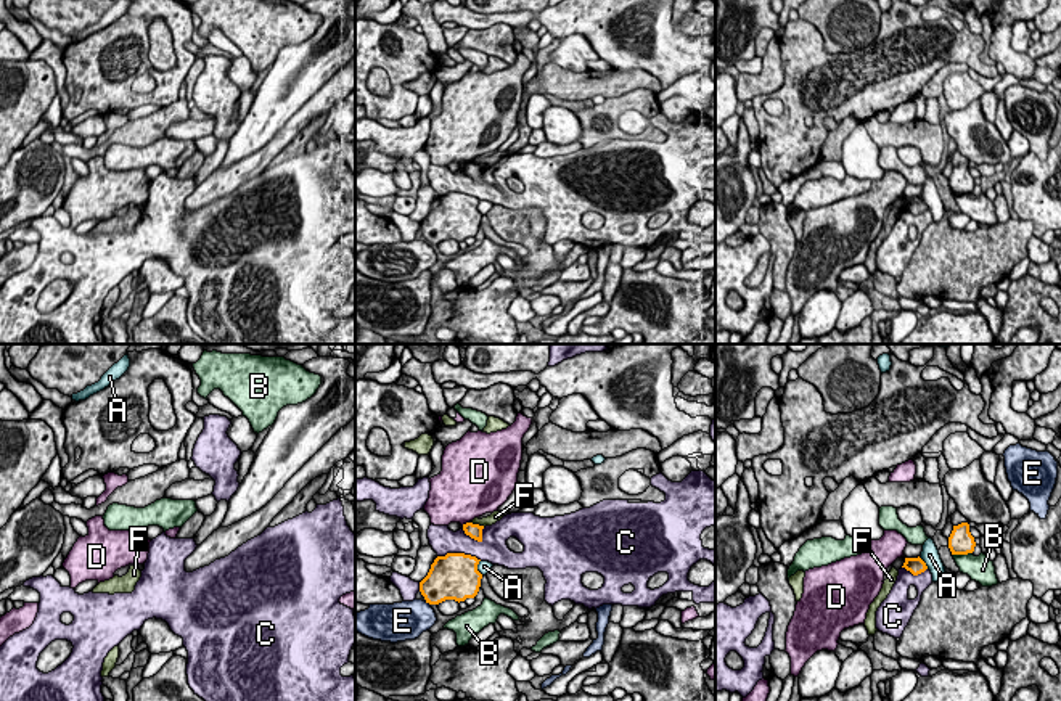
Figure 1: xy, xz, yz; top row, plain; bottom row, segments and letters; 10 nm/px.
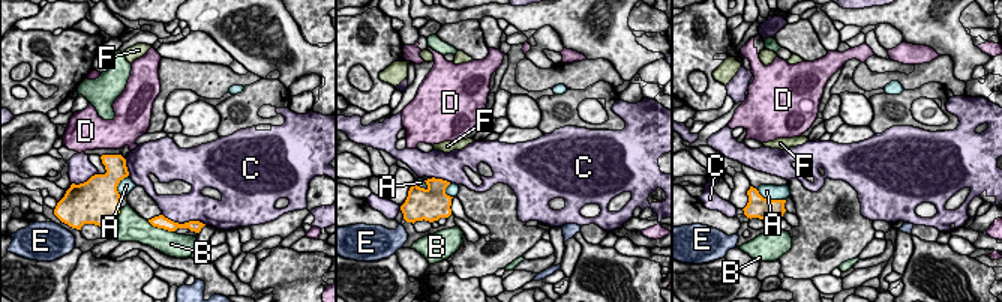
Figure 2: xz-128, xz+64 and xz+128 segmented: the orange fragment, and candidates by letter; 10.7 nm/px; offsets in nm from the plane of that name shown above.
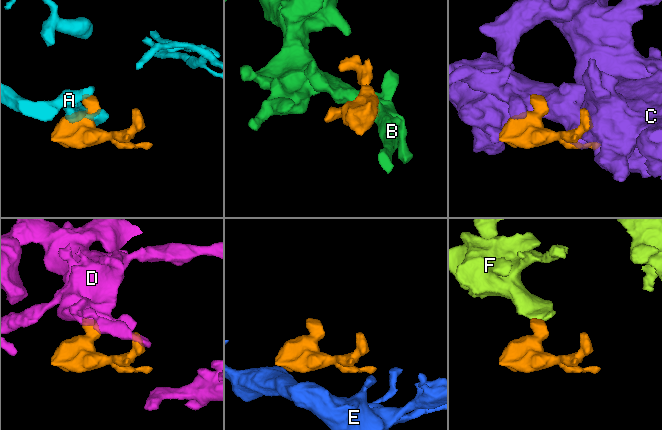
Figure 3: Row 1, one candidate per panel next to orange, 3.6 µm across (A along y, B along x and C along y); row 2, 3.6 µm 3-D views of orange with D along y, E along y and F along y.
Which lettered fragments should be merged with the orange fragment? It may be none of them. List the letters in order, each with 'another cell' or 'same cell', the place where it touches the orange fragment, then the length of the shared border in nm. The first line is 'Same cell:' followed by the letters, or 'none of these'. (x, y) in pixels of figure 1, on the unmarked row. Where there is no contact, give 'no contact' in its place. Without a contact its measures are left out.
Same cell: none of these
A: another cell | xz (476, 208) | 160 nm
B: another cell | yz (962, 193) | 220 nm
C: another cell | xz (460, 193) | 460 nm
D: another cell | xz (467, 163) | 90 nm
E: another cell | xz (428, 241) | 70 nm
F: another cell | xz (478, 164) | 170 nm

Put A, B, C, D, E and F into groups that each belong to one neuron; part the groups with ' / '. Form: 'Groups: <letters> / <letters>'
Groups: A / B / C / D / E / F

